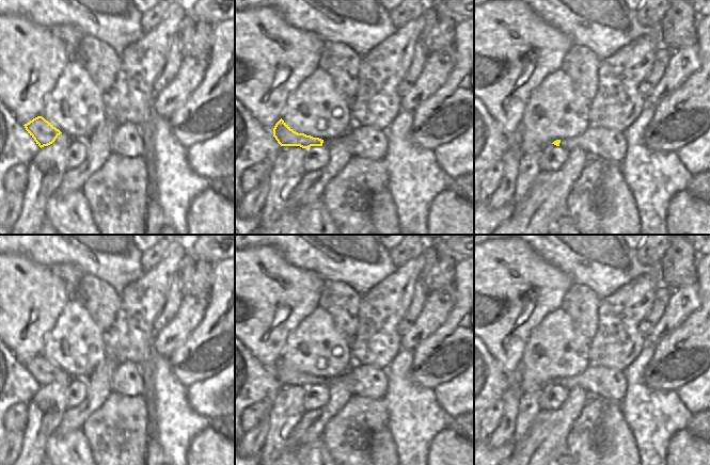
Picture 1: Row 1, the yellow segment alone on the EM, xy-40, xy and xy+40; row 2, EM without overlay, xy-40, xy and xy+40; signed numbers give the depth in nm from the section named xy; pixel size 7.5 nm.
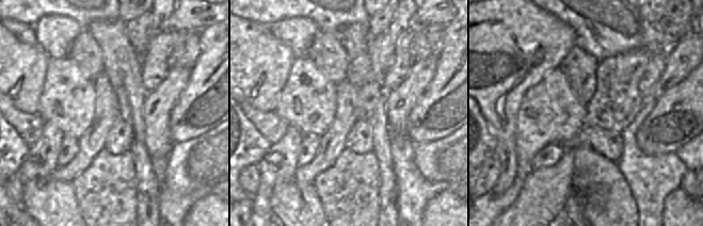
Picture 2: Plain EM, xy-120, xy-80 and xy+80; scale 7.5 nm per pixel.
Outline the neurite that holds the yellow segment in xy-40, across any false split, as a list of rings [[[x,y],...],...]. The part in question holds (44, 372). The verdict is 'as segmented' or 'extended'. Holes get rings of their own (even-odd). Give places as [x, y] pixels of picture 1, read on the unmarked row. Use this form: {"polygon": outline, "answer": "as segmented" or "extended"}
{"polygon": [[[37,355],[23,365],[41,387],[52,383],[62,372],[43,355]]], "answer": "as segmented"}

